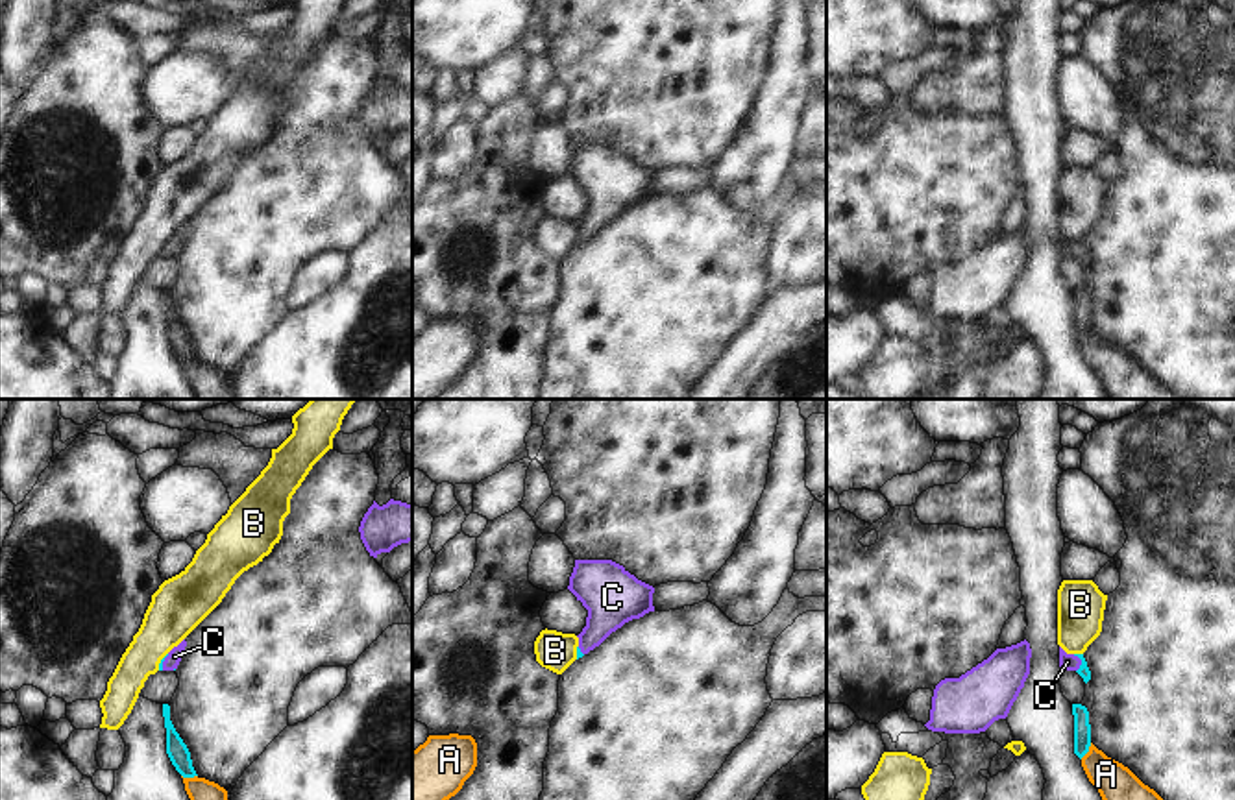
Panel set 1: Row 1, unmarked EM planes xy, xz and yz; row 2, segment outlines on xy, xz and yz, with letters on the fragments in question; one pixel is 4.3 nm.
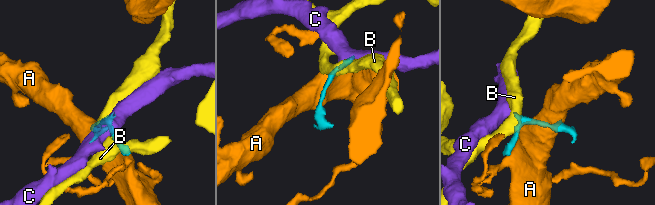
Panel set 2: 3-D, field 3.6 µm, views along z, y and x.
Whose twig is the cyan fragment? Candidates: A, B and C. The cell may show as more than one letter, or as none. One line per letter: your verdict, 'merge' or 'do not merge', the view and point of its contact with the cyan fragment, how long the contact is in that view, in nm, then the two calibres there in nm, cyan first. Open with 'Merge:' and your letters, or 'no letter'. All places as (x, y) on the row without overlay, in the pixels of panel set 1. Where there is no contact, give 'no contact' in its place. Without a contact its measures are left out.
Merge: C
A: do not merge; contact xy (189, 363); length 70 nm; calibres 90 and 160 nm
B: do not merge; contact yz (1078, 241); length 40 nm; calibres 50 and 200 nm
C: merge; contact yz (1082, 248); length 80 nm; calibres 50 and 80 nm

